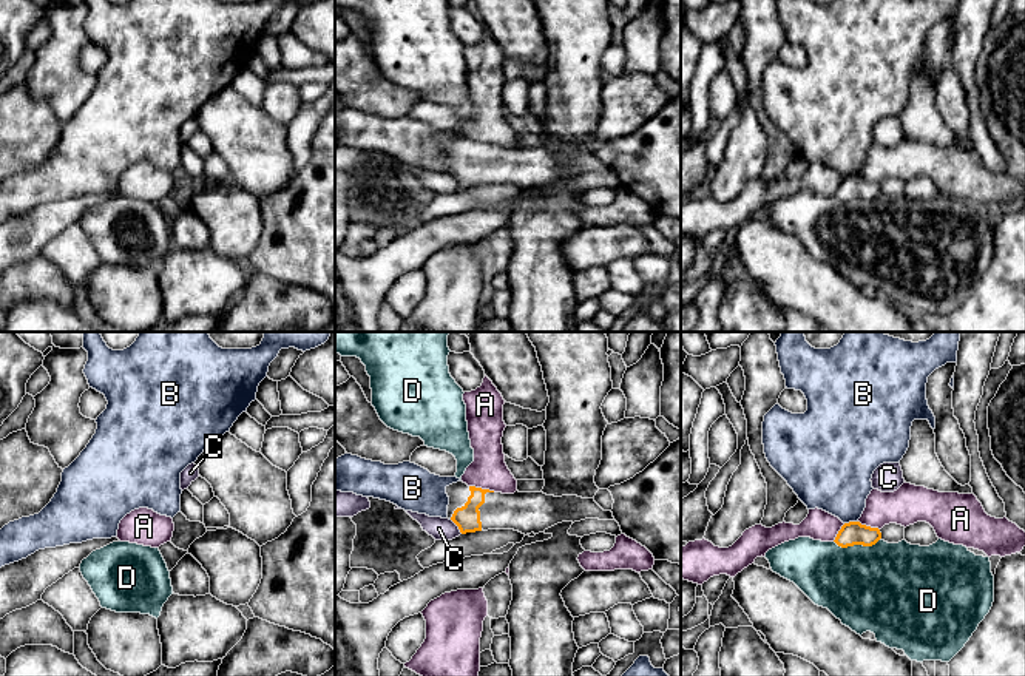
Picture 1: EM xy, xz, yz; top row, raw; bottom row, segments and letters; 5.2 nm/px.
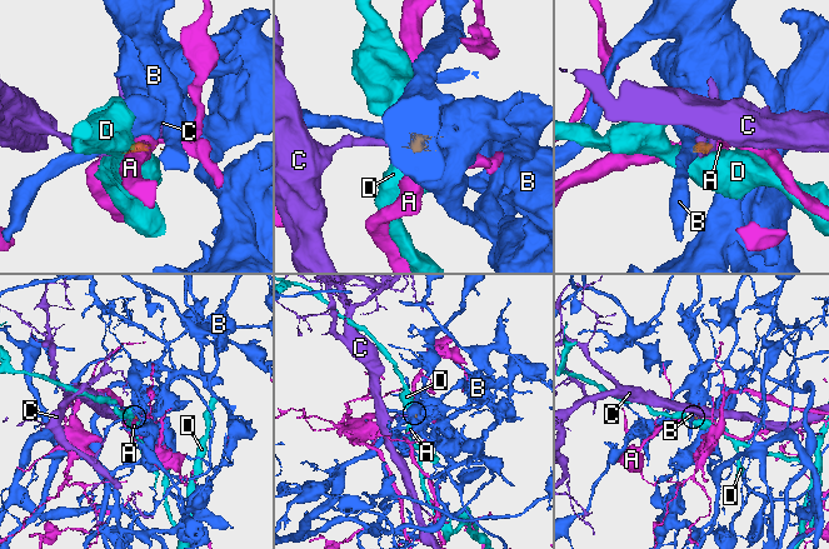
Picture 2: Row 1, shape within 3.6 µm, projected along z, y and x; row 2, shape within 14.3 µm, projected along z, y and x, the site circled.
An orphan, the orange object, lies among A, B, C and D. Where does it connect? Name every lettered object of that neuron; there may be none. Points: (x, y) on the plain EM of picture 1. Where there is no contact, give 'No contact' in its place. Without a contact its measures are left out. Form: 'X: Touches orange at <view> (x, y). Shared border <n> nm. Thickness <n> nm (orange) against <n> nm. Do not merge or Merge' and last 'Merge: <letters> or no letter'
A: Touches orange at xz (480, 142). Shared border 140 nm. Thickness 130 nm (orange) against 190 nm. Do not merge
B: Touches orange at yz (851, 176). Shared border 70 nm. Thickness 120 nm (orange) against 360 nm. Do not merge
C: Touches orange at xz (457, 179). Shared border 100 nm. Thickness 130 nm (orange) against 110 nm. Do not merge
D: Touches orange at yz (857, 198). Shared border 240 nm. Thickness 120 nm (orange) against 440 nm. Do not merge
Merge: no letter

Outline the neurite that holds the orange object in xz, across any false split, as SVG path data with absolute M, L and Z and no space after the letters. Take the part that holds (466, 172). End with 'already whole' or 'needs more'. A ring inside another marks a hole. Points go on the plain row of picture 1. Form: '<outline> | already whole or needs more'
M463 136L446 140L448 171L462 188L488 184L514 184L539 188L562 176L585 173L614 174L594 153L546 150L543 147L502 148L468 140Z | needs more

